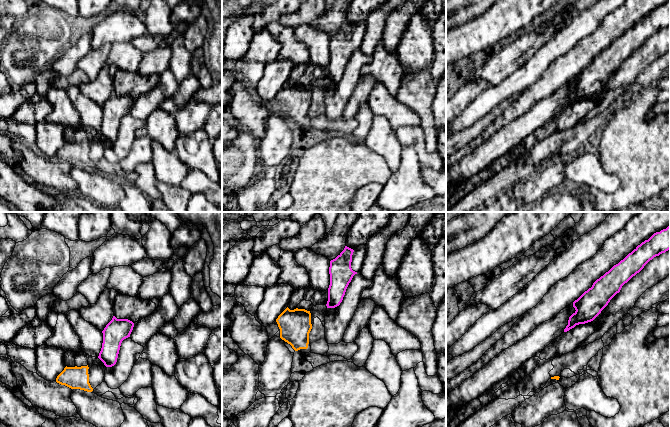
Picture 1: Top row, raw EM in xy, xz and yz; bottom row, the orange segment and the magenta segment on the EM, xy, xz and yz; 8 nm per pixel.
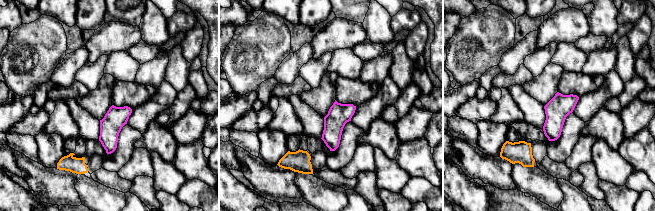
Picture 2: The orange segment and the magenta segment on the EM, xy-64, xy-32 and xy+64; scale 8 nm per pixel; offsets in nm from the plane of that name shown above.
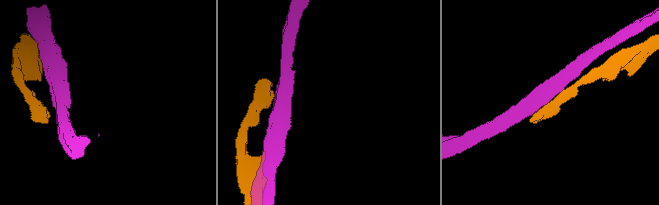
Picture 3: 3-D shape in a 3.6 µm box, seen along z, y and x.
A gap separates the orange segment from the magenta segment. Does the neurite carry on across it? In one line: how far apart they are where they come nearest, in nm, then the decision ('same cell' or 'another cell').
110 nm apart; another cell

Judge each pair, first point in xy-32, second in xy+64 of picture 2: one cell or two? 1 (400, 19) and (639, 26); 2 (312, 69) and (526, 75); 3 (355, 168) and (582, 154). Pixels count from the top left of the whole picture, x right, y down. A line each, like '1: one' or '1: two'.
1: two
2: two
3: one

